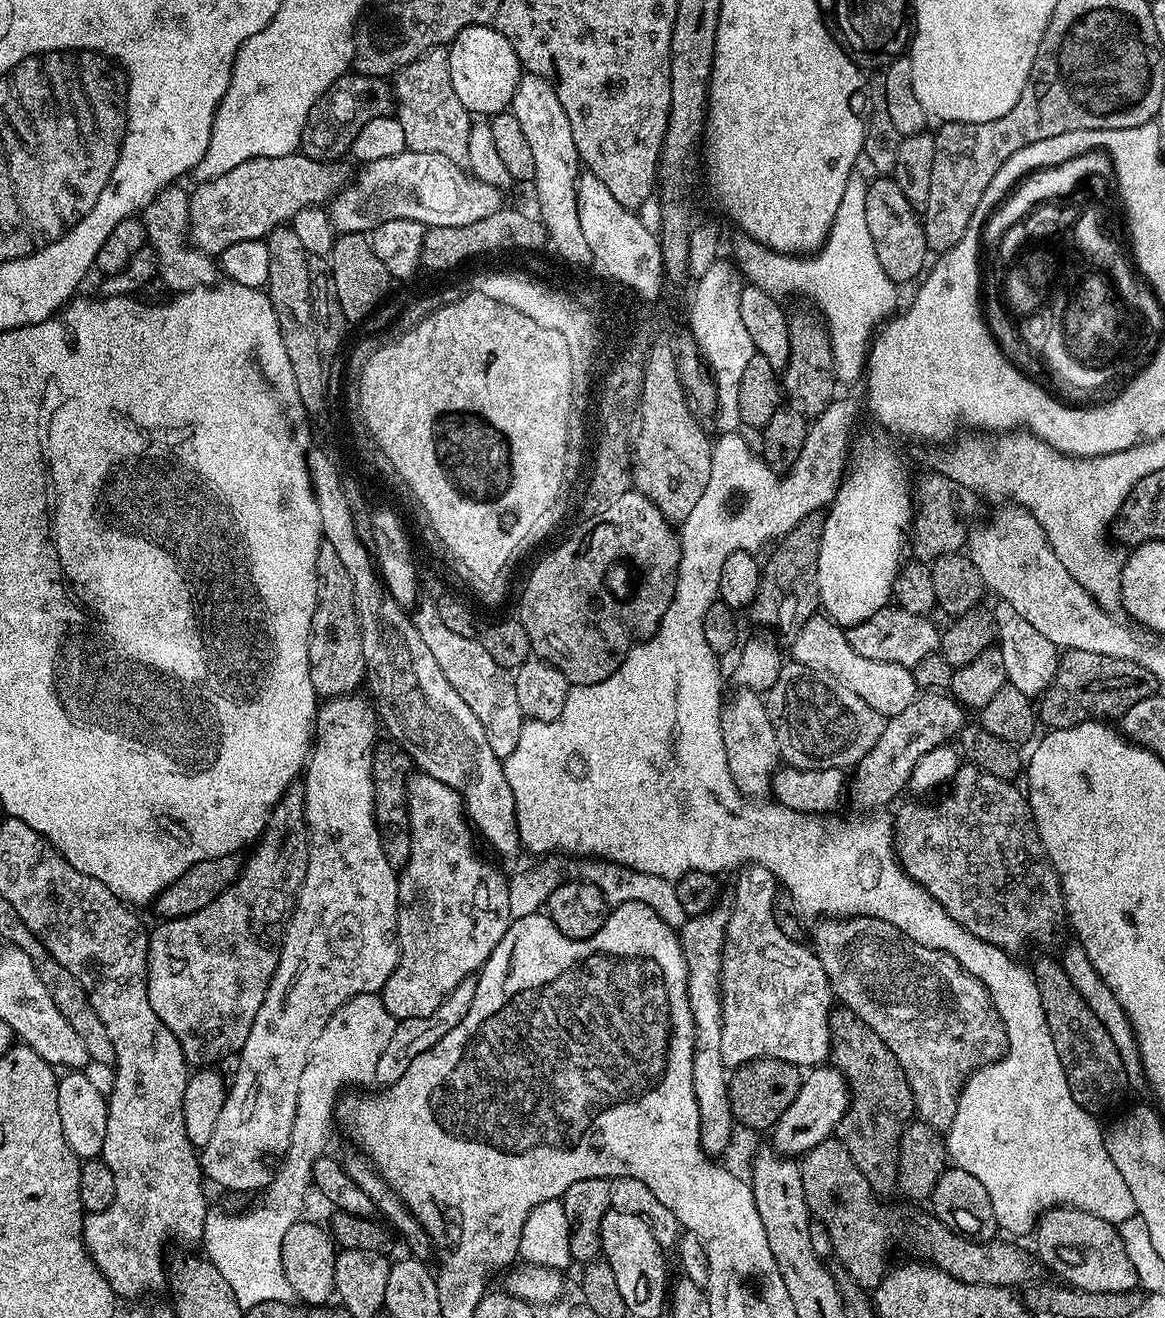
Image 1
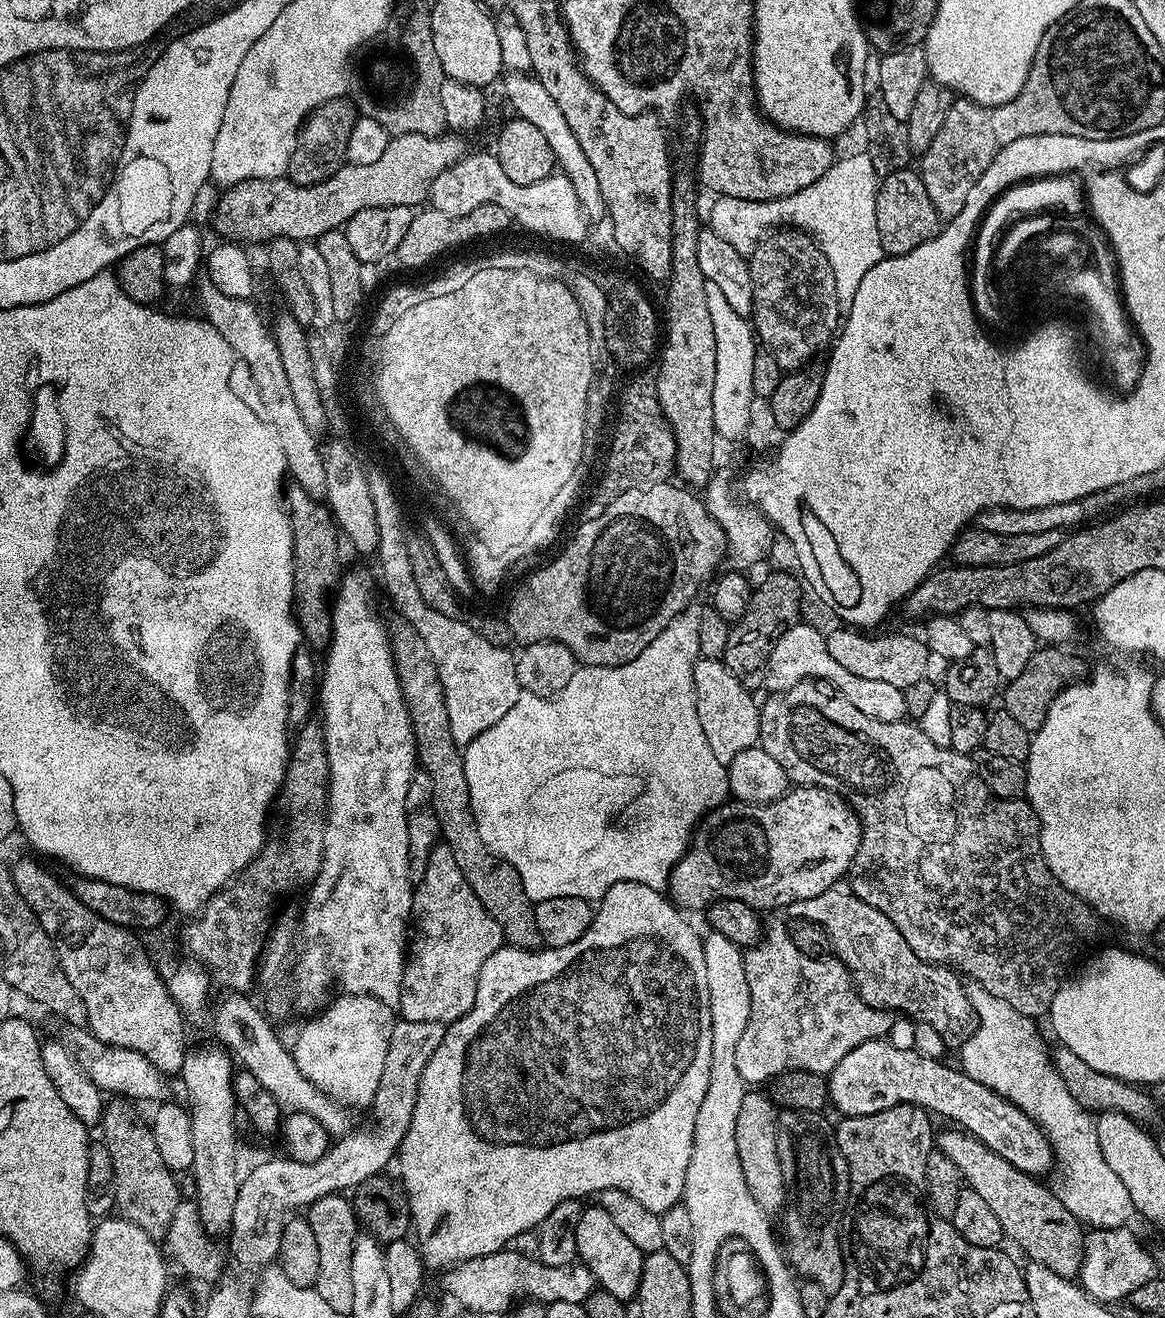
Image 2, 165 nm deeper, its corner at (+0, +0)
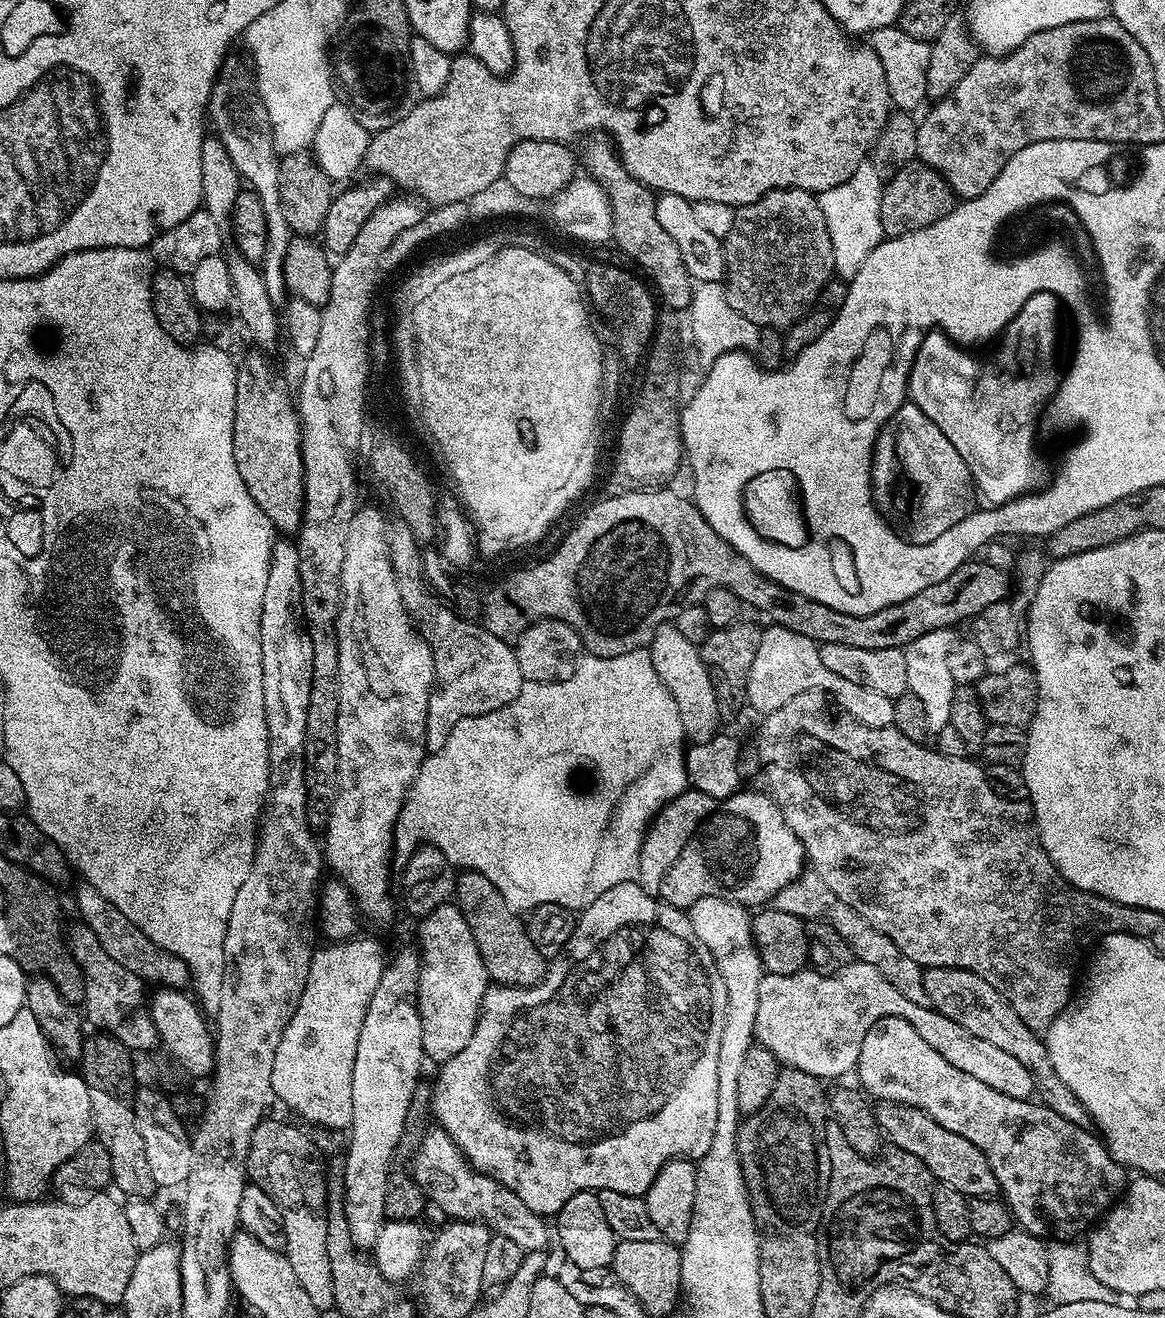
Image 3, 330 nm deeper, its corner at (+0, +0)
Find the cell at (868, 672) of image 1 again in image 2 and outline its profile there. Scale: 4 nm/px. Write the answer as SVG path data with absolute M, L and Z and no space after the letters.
M807 622L795 624L774 646L766 667L763 669L764 684L769 693L790 690L799 680L825 680L837 692L849 700L862 714L870 714L870 718L878 718L878 722L898 722L908 716L904 689L890 686L890 682L874 682L874 678L858 678L858 674L850 674L826 650L825 633L811 628Z

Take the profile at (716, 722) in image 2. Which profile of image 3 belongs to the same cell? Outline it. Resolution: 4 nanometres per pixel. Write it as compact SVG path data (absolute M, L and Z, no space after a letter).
M669 622L663 624L654 634L650 651L654 670L658 670L658 678L664 683L666 690L670 690L678 706L685 737L689 741L699 742L717 735L716 723L721 723L722 720L720 701L716 698L714 677L700 656L699 647L686 642L686 638L682 638L682 633L676 629L675 623Z

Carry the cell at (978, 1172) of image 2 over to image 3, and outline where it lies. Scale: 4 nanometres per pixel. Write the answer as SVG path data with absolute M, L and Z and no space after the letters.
M880 1102L875 1105L876 1120L880 1123L881 1133L890 1139L895 1147L906 1150L906 1154L914 1154L926 1170L930 1170L933 1181L954 1186L964 1196L975 1198L978 1196L992 1196L994 1179L990 1170L990 1162L986 1162L986 1154L962 1138L962 1134L954 1134L954 1130L946 1130L946 1126L938 1126L930 1114L918 1110L914 1106L905 1104L890 1104Z

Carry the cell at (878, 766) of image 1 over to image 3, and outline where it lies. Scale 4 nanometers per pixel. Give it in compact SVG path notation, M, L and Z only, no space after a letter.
M685 790L678 798L671 800L663 810L658 813L656 819L652 821L647 832L644 833L644 841L642 842L642 850L640 851L640 875L638 883L644 889L645 896L653 896L656 900L666 902L670 906L686 910L694 902L698 902L698 898L710 898L717 896L718 898L726 898L733 900L745 906L764 906L769 902L775 901L783 888L790 886L795 880L800 879L806 872L806 857L804 854L804 846L800 839L794 834L794 830L790 830L790 826L786 822L786 818L782 814L782 810L772 799L771 795L760 792L744 792L745 790L737 790L732 796L727 796L725 800L718 798L710 798L710 794L702 794L695 790Z

